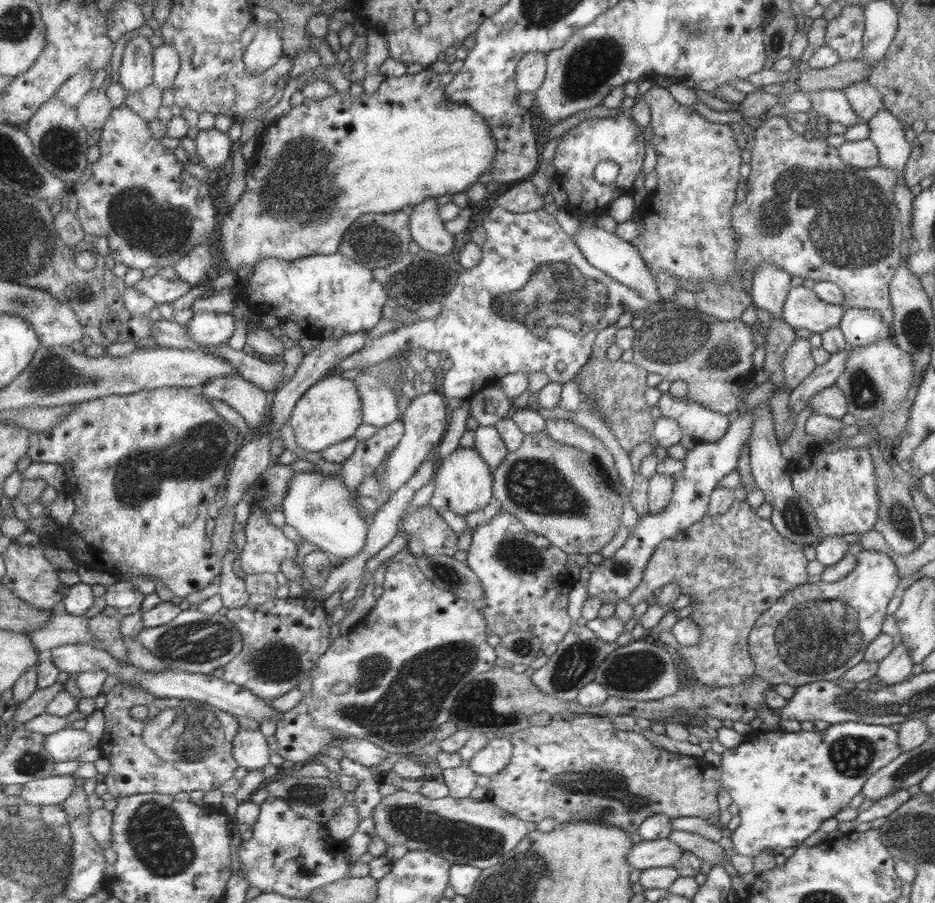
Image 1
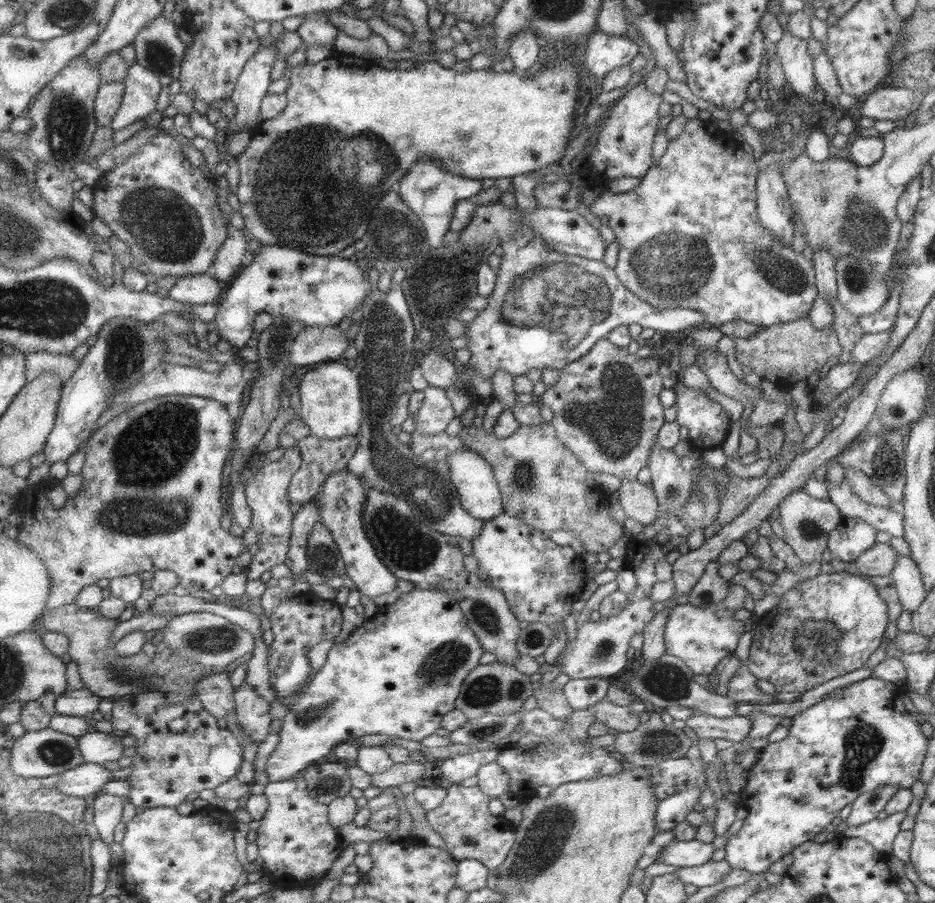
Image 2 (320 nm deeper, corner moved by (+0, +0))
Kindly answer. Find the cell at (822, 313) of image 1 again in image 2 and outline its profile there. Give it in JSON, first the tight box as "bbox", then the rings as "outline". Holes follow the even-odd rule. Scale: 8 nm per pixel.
{"bbox":[585,116,817,327],"outline":[[[698,116],[686,120],[681,133],[673,139],[667,140],[667,146],[663,154],[652,161],[647,172],[639,179],[639,183],[631,190],[621,193],[611,193],[603,190],[591,190],[585,196],[585,202],[591,213],[597,217],[607,217],[607,227],[614,234],[614,241],[619,245],[614,271],[619,282],[632,292],[639,300],[655,308],[689,308],[700,312],[704,316],[705,323],[718,327],[730,320],[744,320],[751,324],[768,327],[774,324],[791,322],[801,315],[807,315],[817,298],[814,270],[812,262],[800,252],[793,251],[785,243],[770,237],[770,232],[759,224],[756,211],[756,178],[758,168],[755,158],[741,148],[732,132],[722,131],[710,120],[701,120]]]}

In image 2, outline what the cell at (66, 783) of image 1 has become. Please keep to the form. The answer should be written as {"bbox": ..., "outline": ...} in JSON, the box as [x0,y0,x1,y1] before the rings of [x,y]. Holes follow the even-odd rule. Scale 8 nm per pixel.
{"bbox":[57,762,116,796],"outline":[[[86,762],[60,775],[57,787],[60,791],[71,796],[98,796],[105,784],[116,779],[111,770],[105,766]]]}

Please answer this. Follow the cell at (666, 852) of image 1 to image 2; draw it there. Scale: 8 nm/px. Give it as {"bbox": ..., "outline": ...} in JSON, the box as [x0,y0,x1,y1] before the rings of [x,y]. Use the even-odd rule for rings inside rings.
{"bbox":[657,838,713,867],"outline":[[[673,838],[670,843],[657,853],[657,862],[678,867],[699,866],[709,861],[713,854],[713,845],[693,839],[679,841]]]}

